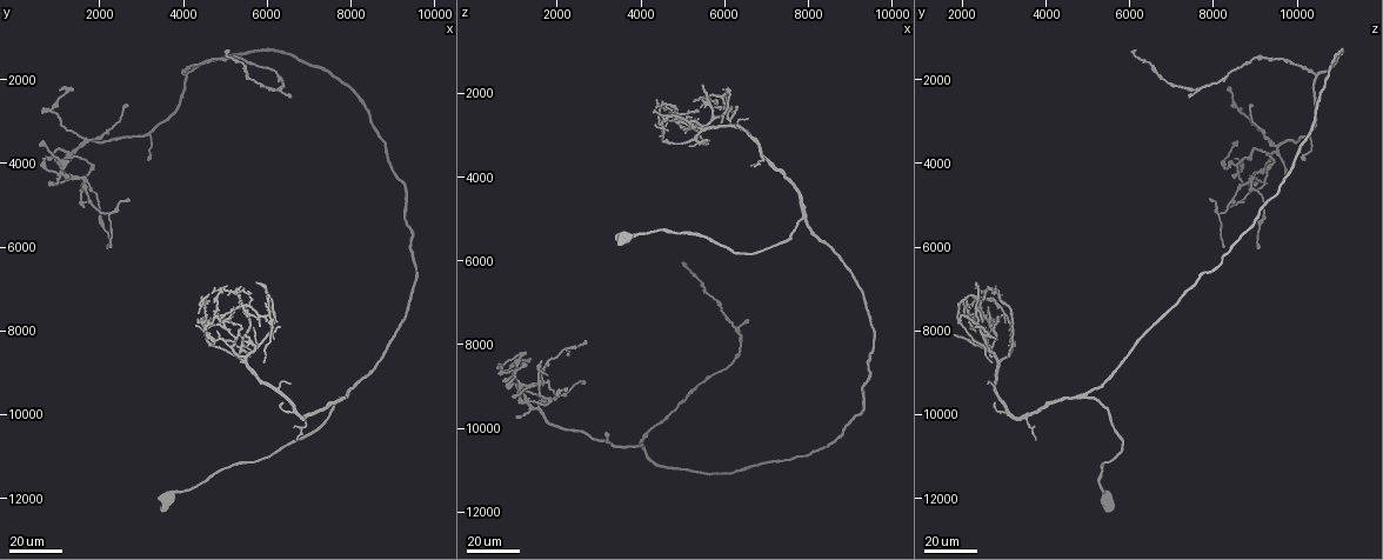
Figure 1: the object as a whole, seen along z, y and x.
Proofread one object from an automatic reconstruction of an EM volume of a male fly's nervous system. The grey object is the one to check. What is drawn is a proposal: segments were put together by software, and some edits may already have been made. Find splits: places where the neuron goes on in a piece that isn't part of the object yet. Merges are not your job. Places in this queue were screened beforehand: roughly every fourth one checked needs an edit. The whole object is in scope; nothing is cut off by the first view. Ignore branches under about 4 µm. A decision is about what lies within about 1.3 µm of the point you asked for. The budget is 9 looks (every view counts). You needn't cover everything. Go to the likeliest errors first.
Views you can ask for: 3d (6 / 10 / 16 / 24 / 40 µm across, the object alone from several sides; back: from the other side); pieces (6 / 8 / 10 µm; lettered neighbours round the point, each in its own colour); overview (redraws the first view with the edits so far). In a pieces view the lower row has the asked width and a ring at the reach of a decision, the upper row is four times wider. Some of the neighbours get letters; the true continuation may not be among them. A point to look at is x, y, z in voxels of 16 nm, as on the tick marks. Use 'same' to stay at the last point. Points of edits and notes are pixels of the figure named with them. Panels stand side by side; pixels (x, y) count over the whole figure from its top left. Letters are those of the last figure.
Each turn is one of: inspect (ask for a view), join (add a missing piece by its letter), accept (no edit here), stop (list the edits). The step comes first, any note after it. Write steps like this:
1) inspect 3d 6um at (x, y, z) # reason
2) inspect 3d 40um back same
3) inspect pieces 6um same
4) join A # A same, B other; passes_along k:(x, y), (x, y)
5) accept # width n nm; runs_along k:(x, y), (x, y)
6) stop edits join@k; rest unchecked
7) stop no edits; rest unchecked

inspect 3d 16um at (5450, 8100, 1750) # branch stops here

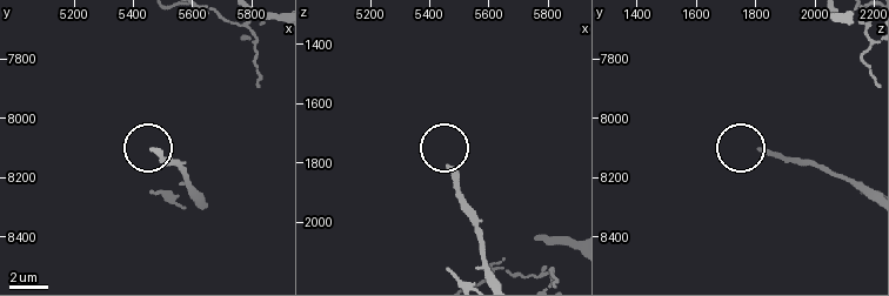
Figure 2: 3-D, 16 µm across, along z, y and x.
inspect pieces 10um at (5470, 8110, 1820) # what lies round it

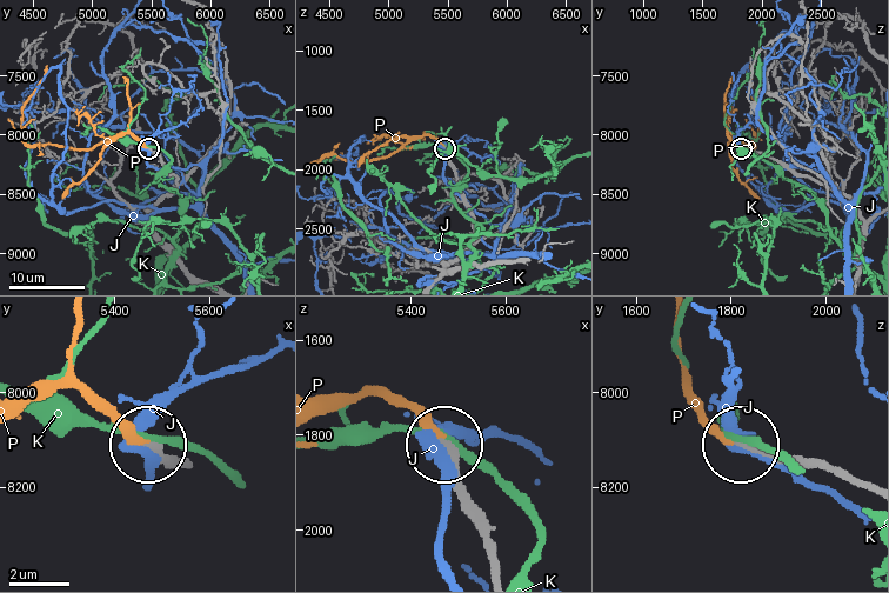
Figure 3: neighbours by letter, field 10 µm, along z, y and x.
join P # J other, K other, P same; passes_along 3:(155, 153), (127, 134), (108, 137), (89, 150), (34, 145); it goes on there

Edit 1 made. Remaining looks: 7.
inspect 3d 16um at (2200, 6000, 8200) # an open end

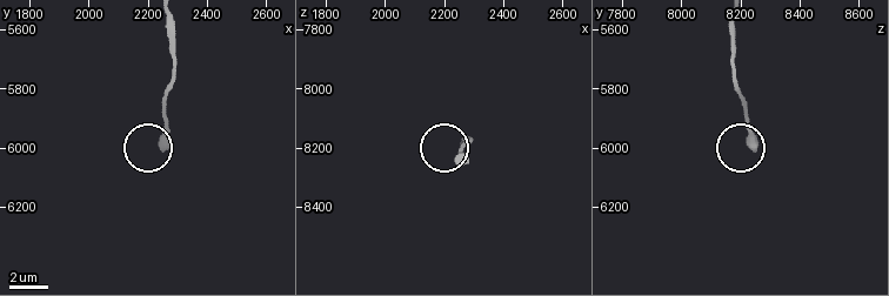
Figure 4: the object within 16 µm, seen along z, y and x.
inspect pieces 10um at (2240, 6000, 8250)

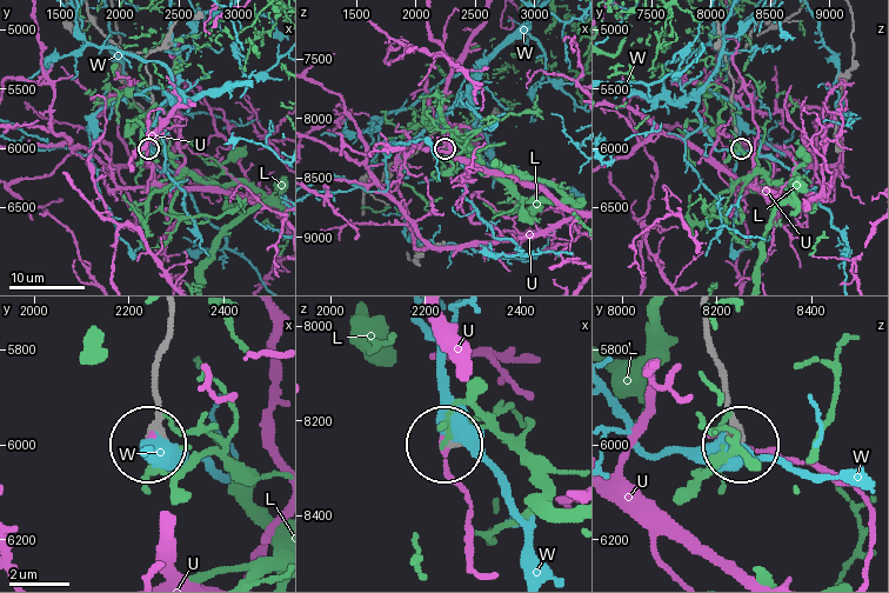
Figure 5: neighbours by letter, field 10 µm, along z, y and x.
accept # L other, U other, W other; runs_along 5:(169, 320), (154, 373), (149, 439); none of them fits

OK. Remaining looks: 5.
inspect 3d 24um at (5600, 8550, 3150) # branch stops here

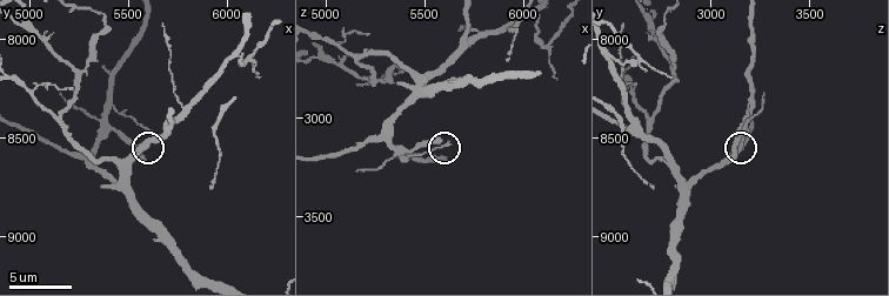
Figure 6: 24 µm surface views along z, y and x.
inspect pieces 8um at (5570, 8610, 3110)

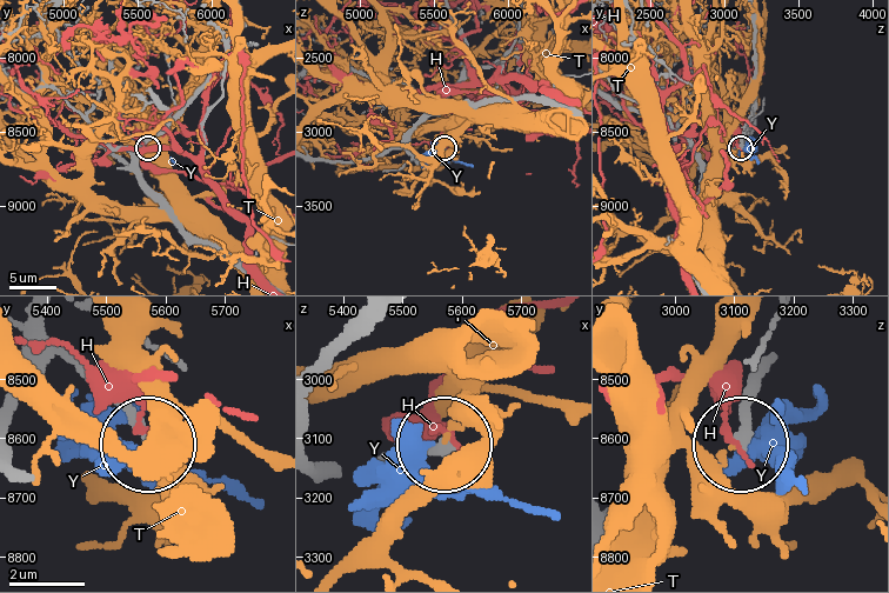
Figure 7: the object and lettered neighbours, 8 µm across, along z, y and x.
accept # H other, T other, Y other; runs_along 7:(768, 364), (740, 437); no lettered piece goes on from it

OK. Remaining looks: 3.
inspect 3d 16um at (1600, 5050, 8400) # free end

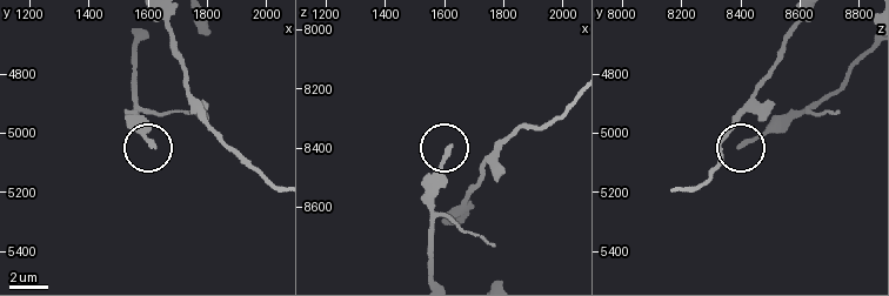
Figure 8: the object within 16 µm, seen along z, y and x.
inspect pieces 8um at (1620, 5040, 8400)

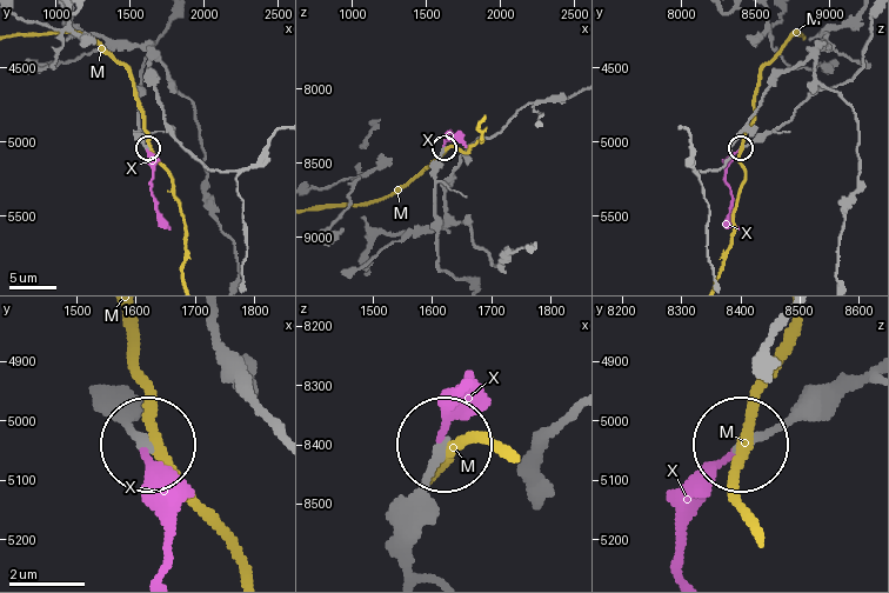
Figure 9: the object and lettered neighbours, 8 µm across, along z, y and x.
join X # width 240 nm; M other, X same; passes_along 9:(842, 378), (807, 393), (721, 470), (687, 526), (683, 573); it goes on there

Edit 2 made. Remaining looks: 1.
stop edits join@3, join@9; rest unchecked

